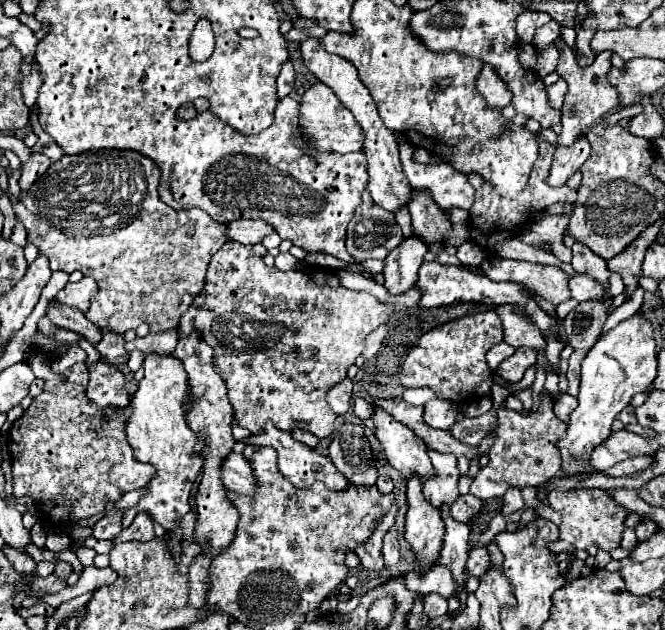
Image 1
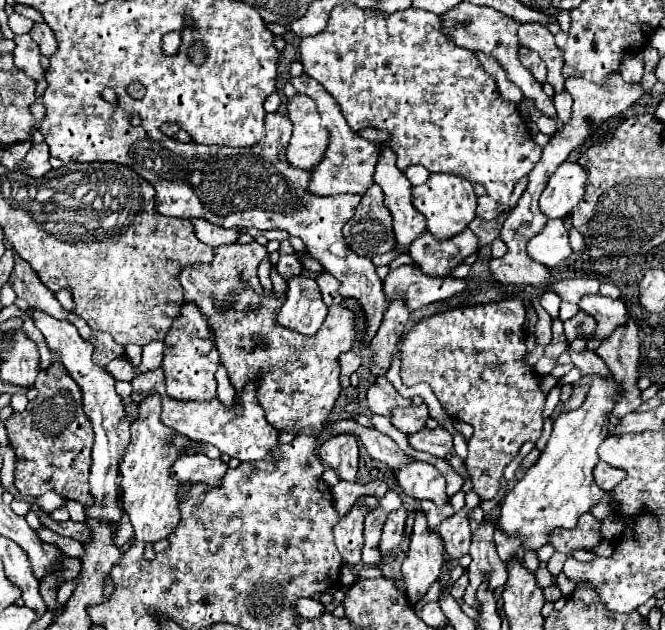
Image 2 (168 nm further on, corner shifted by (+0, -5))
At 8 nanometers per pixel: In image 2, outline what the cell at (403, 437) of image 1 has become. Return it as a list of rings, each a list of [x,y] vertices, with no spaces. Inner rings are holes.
[[[413,459],[409,465],[397,471],[397,483],[405,495],[415,499],[429,499],[437,507],[449,501],[445,493],[443,475],[429,463],[421,463]]]

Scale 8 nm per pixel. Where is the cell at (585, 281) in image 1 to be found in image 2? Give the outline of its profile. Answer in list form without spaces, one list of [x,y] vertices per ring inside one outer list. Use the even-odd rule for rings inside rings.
[[[587,295],[579,301],[579,307],[589,311],[597,319],[593,339],[599,339],[599,341],[609,339],[617,327],[629,323],[629,313],[627,313],[627,307],[625,307],[623,299]]]

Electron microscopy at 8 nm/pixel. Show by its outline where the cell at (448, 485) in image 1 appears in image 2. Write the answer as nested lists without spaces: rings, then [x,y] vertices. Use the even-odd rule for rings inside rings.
[[[423,501],[421,505],[419,505],[419,509],[427,515],[427,527],[431,529],[431,531],[437,531],[437,527],[441,525],[441,521],[445,521],[447,517],[451,517],[453,515],[453,507],[451,507],[451,503],[447,503],[447,505],[443,505],[443,507],[435,507],[435,505],[431,505],[431,503],[427,503],[427,501]]]

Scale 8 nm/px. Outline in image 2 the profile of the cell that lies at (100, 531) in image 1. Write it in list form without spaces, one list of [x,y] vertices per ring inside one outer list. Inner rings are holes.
[[[35,511],[35,515],[39,517],[41,525],[45,525],[47,529],[55,531],[55,533],[57,533],[57,535],[61,535],[61,537],[77,539],[77,541],[81,541],[81,543],[85,543],[85,541],[89,541],[89,539],[91,539],[91,533],[89,533],[89,529],[87,529],[83,523],[75,523],[75,521],[57,523],[57,521],[53,521],[53,519],[51,519],[51,515],[49,515],[49,513],[41,513],[41,511]]]

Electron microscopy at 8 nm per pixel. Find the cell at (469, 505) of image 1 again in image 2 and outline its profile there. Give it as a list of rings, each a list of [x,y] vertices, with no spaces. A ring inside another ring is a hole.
[[[473,491],[467,493],[465,499],[467,499],[465,507],[459,513],[455,513],[451,519],[445,519],[437,529],[437,535],[443,539],[445,553],[449,557],[461,557],[461,555],[469,553],[471,527],[469,527],[469,521],[467,521],[467,511],[475,509],[481,503],[481,499]]]

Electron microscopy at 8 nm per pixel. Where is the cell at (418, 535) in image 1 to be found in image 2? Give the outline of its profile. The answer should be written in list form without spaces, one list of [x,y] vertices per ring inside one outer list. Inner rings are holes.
[[[417,511],[415,515],[415,527],[411,533],[411,545],[407,551],[407,557],[401,565],[403,581],[405,581],[405,597],[409,601],[409,607],[419,603],[431,583],[435,583],[441,575],[443,567],[443,541],[439,535],[431,533],[427,529],[427,517]]]

